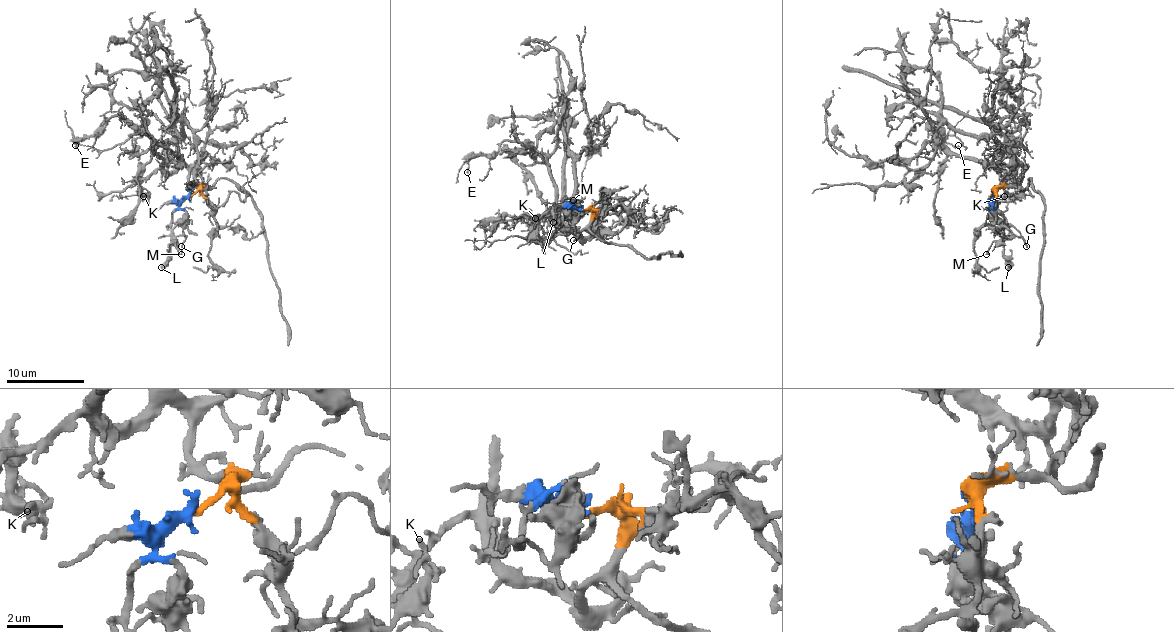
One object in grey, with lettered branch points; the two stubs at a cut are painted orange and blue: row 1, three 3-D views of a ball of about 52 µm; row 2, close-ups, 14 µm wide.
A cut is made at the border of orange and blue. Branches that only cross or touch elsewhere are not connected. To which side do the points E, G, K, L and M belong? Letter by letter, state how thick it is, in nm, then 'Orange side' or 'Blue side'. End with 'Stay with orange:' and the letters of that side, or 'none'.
E: Thickness 130 nm. Orange side
G: Thickness 190 nm. Blue side
K: Thickness 160 nm. Orange side
L: Thickness 480 nm. Blue side
M: Thickness 180 nm. Blue side
Stay with orange: E, K

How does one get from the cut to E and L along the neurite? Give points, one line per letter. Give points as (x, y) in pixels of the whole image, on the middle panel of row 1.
E: (581, 209), (591, 213), (577, 237), (556, 221), (543, 155), (512, 140), (475, 155), (467, 172)
L: (581, 209), (570, 207), (564, 213), (564, 219), (552, 223)

